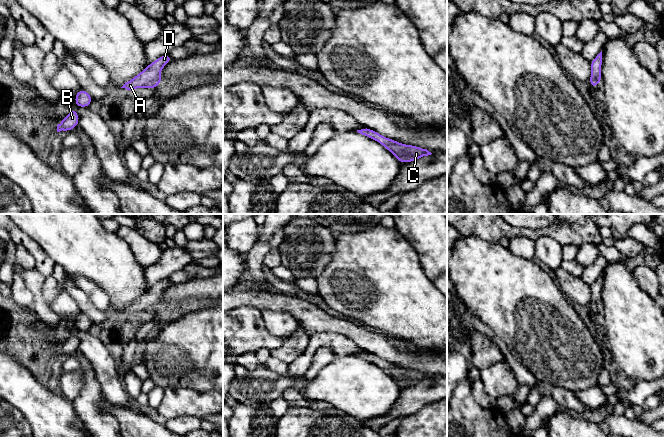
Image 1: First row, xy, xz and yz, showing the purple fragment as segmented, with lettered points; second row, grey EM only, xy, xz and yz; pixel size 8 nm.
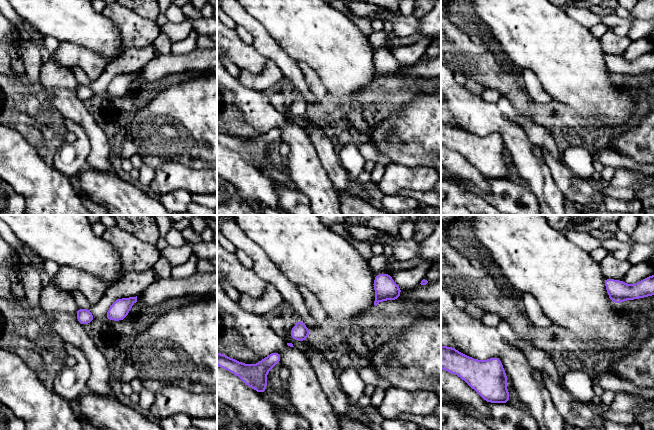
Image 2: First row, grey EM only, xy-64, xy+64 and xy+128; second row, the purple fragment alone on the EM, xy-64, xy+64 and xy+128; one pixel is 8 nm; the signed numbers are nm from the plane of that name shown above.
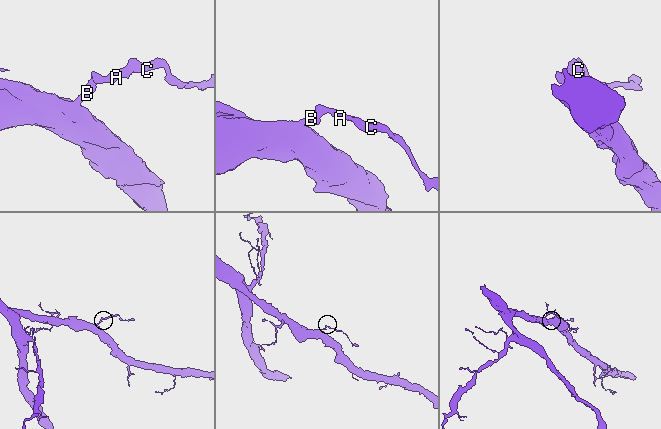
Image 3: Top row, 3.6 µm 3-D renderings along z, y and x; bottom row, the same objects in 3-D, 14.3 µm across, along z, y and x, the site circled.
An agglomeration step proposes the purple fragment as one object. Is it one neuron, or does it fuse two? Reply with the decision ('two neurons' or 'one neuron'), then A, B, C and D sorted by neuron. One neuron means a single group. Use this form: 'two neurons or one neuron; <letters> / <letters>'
one neuron; A B C D

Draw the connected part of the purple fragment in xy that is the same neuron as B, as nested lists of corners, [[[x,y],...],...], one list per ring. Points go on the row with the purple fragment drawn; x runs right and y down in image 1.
[[[70,109],[68,115],[57,125],[57,132],[62,130],[70,131],[77,127],[79,123],[79,115],[74,109]]]

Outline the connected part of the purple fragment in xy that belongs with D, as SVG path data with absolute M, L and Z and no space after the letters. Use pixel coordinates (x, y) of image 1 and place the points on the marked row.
M170 54L163 55L150 63L143 71L137 76L126 82L121 88L127 90L138 89L138 88L154 88L159 86L163 77L160 71L166 66L173 58Z

